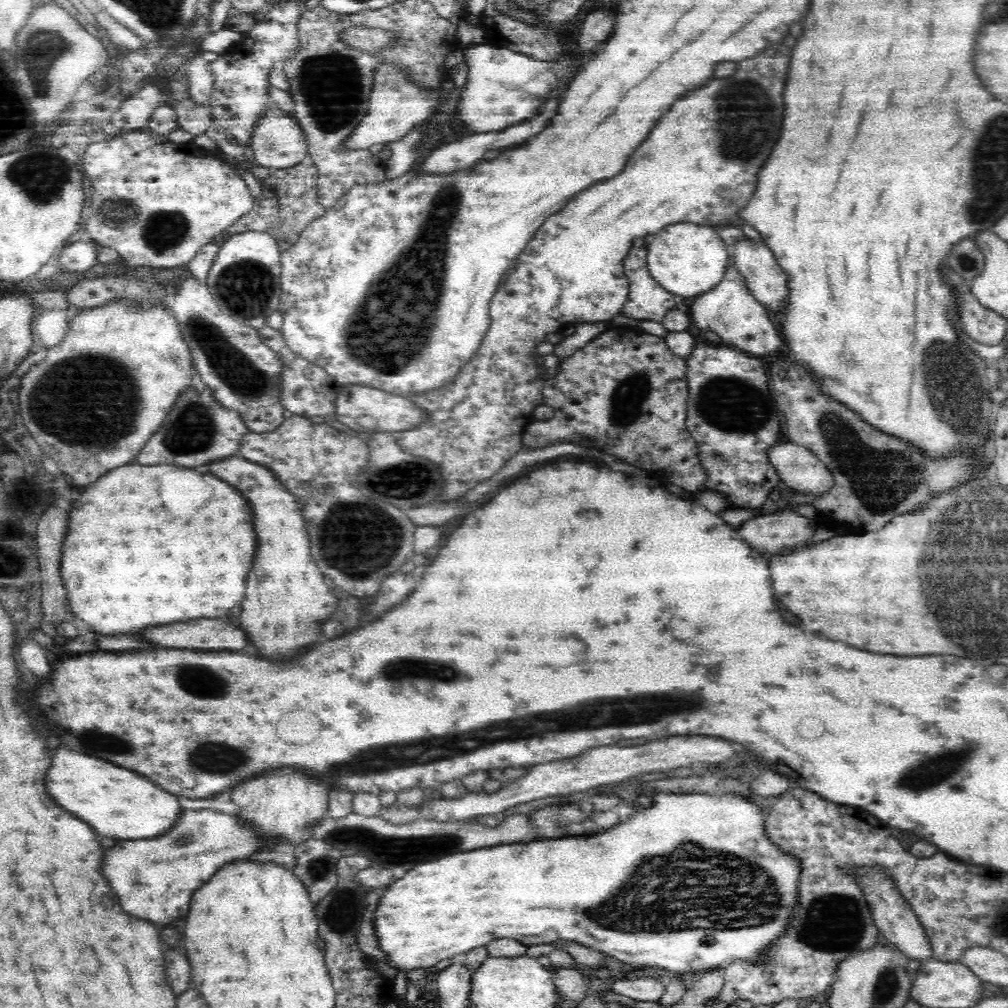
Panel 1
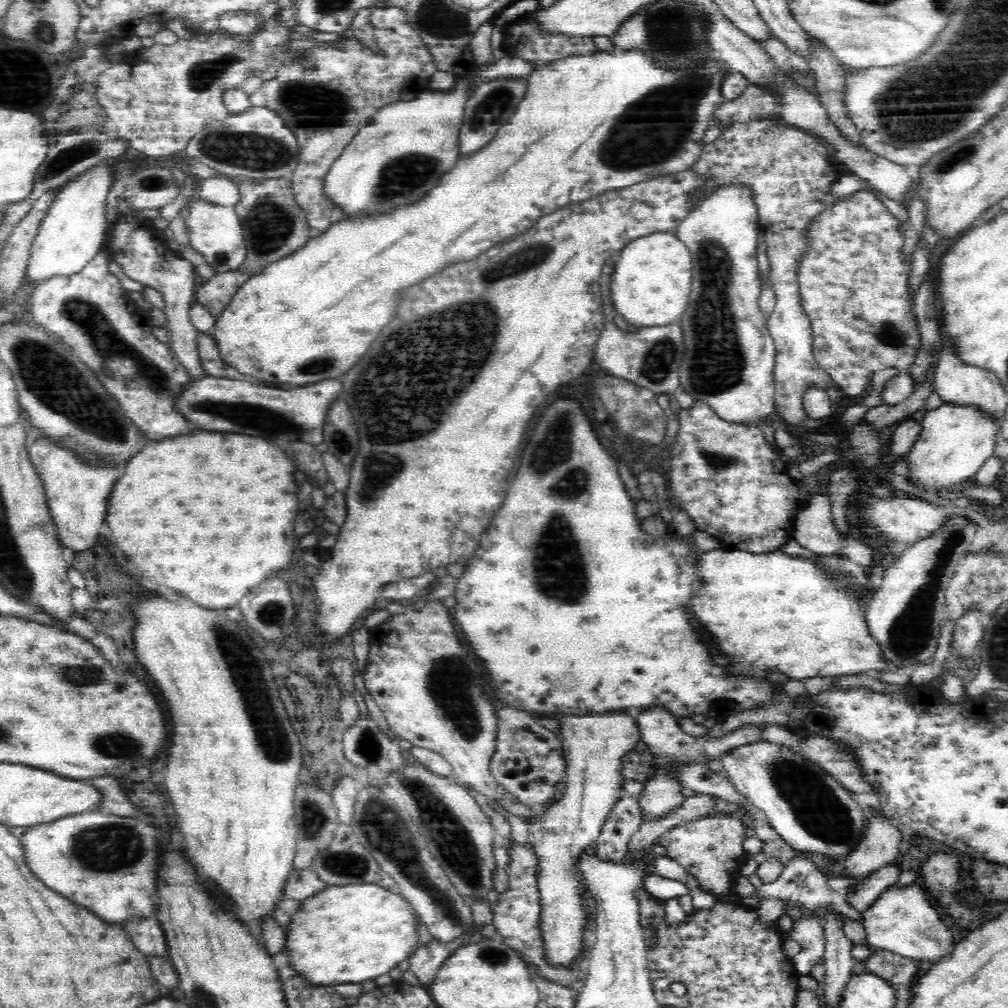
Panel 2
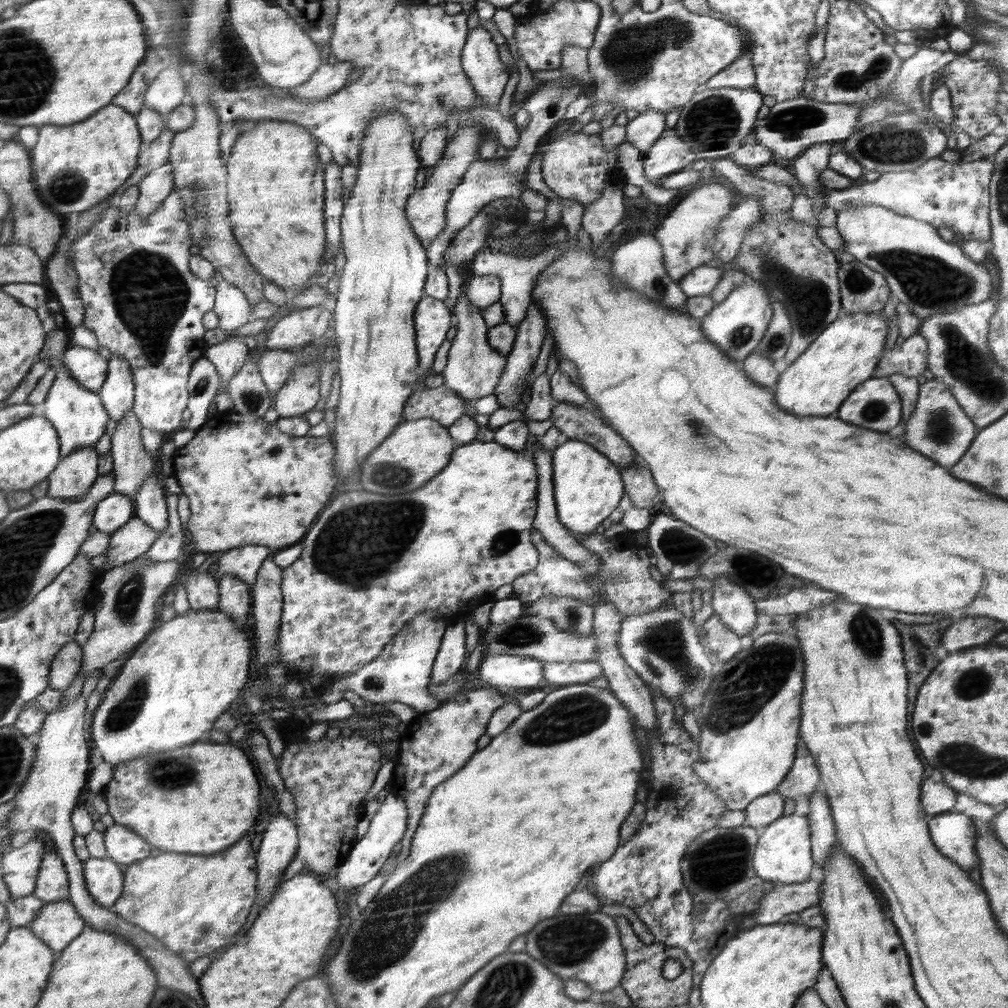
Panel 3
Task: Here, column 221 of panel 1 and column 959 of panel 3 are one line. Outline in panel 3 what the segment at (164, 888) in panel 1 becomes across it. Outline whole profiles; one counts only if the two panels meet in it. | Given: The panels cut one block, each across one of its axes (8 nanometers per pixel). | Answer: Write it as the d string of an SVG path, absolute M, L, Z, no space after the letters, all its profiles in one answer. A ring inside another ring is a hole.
M946 811L940 813L934 818L928 819L929 832L932 835L934 846L937 847L946 858L950 858L952 862L956 862L962 870L969 874L976 875L979 868L978 855L974 850L973 845L976 842L976 828L974 822L966 814L962 812Z

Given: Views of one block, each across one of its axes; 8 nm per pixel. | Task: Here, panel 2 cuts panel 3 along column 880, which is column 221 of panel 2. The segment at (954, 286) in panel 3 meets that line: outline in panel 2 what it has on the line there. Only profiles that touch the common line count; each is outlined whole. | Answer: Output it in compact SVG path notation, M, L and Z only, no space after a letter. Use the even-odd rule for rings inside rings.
M193 197L188 206L186 228L188 228L189 244L204 256L208 266L215 270L215 274L238 270L246 260L248 246L243 237L241 222L233 207L204 202L197 197Z

